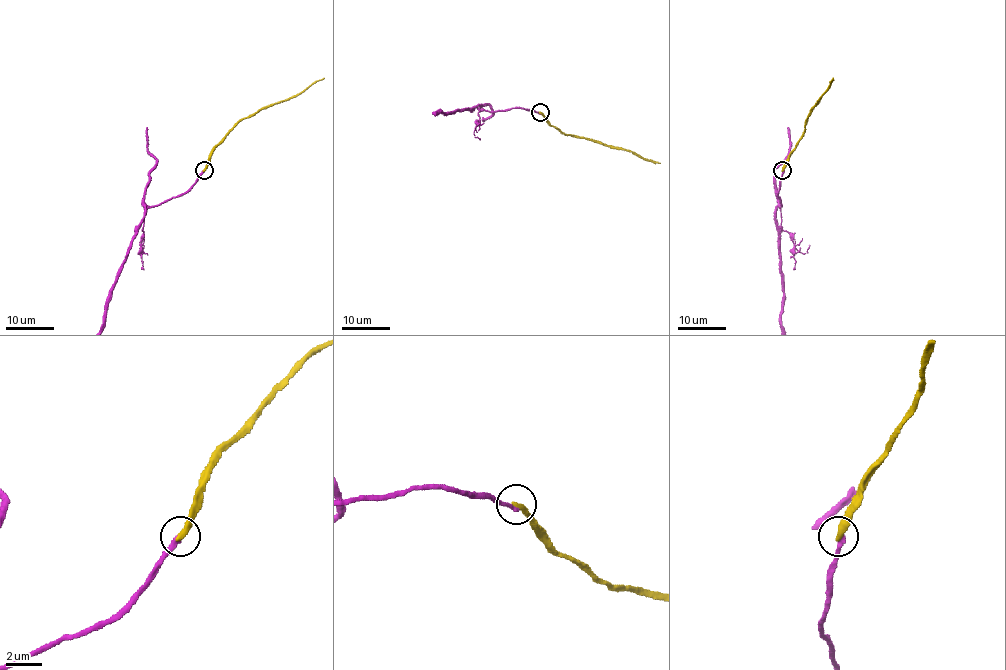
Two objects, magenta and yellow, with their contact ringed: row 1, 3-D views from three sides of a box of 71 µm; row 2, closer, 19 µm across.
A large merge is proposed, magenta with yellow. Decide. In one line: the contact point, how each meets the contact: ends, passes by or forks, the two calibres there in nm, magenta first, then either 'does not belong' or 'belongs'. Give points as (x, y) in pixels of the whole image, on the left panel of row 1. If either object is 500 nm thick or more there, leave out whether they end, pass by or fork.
(204, 170) | magenta ends | yellow ends | 240/360 nm | does not belong

